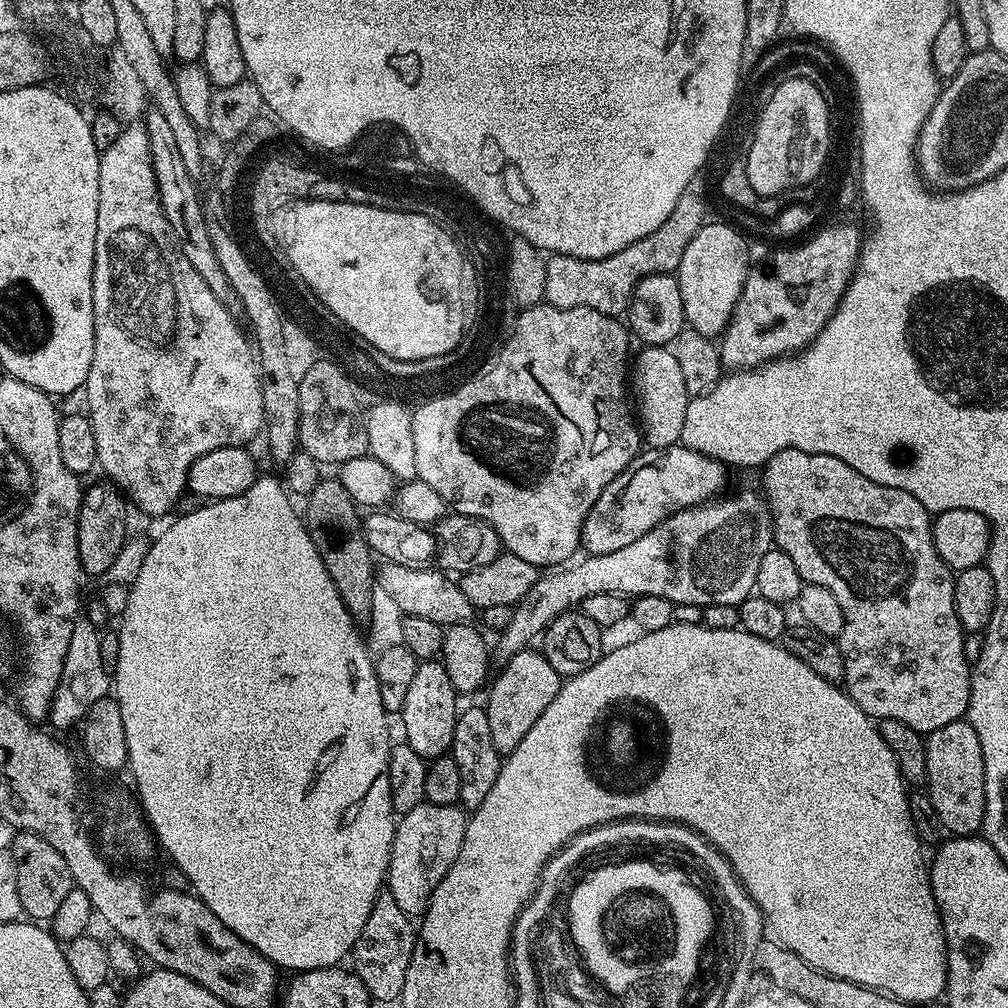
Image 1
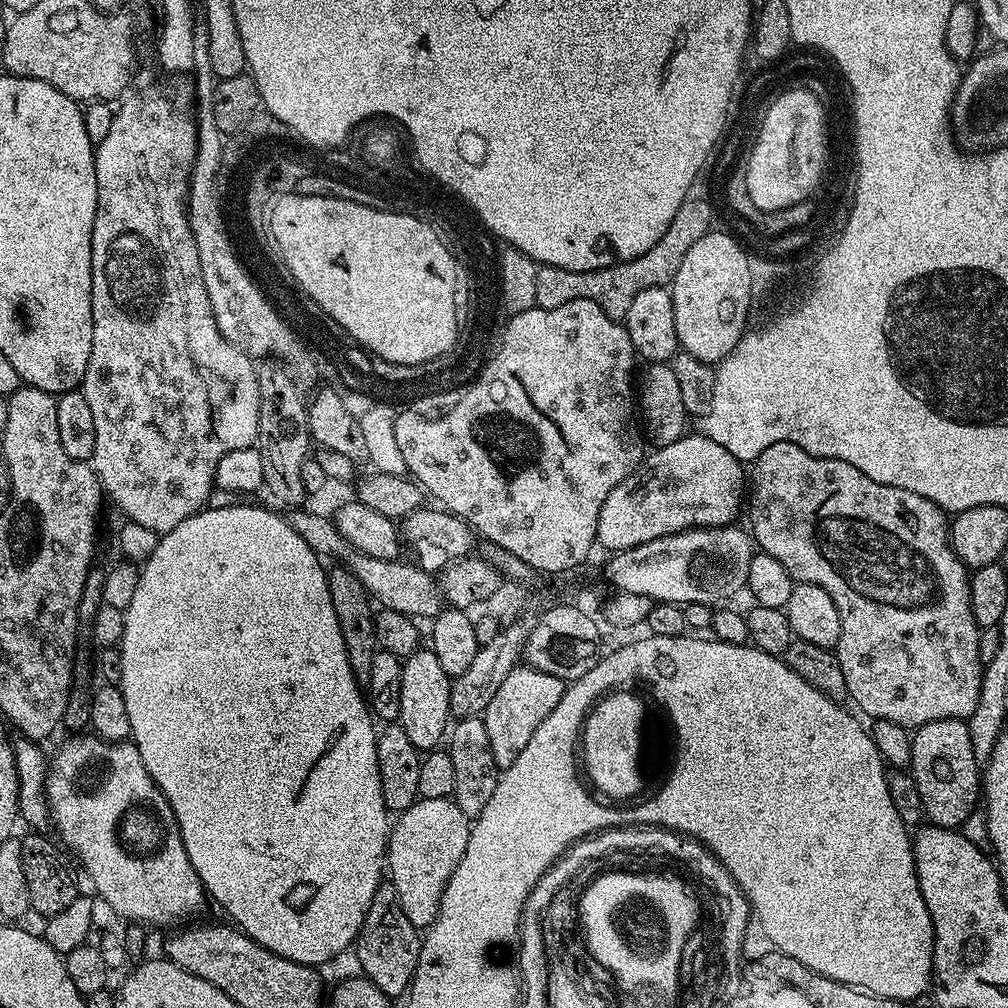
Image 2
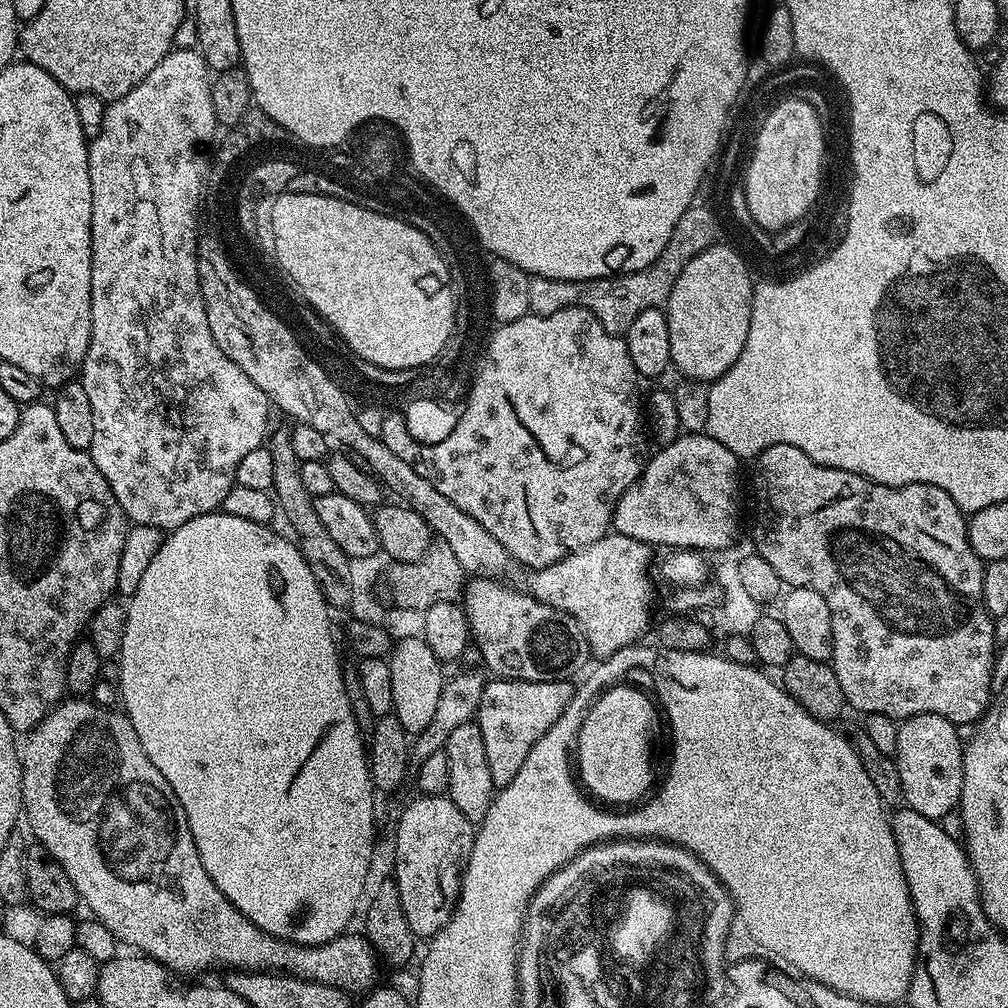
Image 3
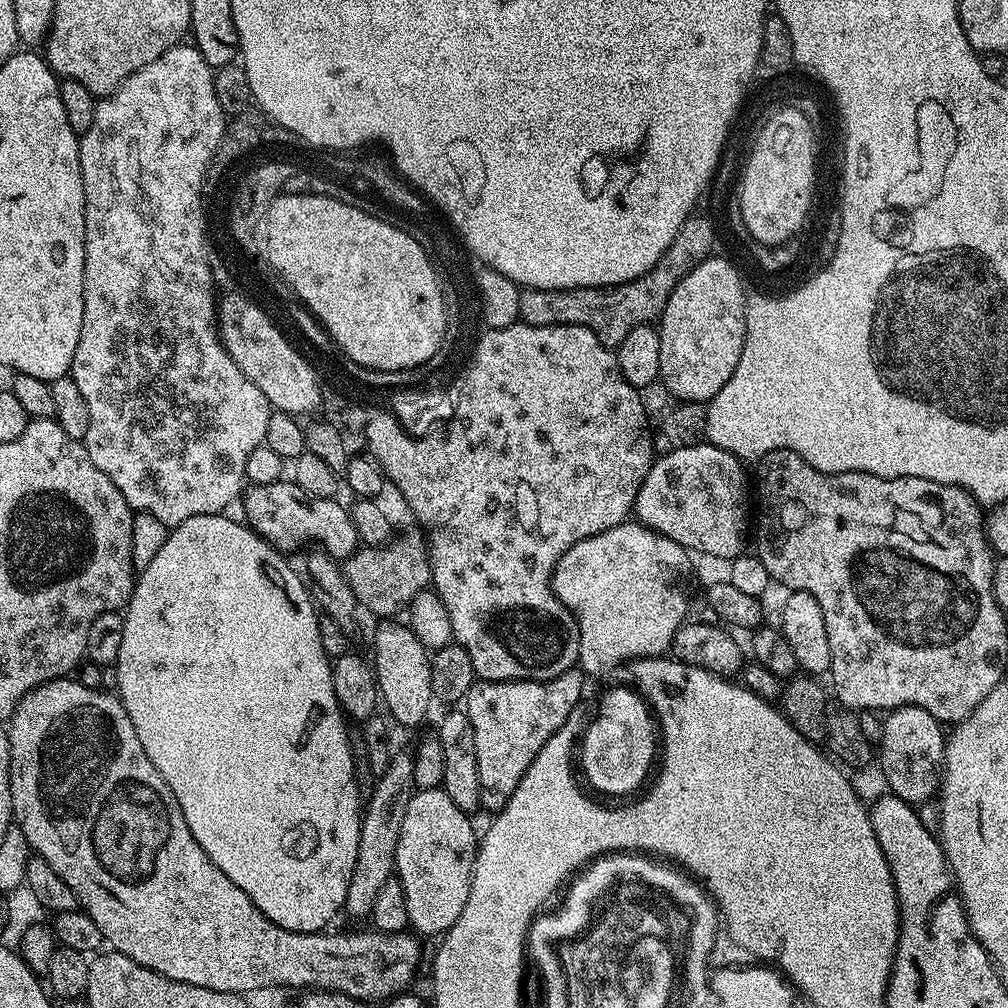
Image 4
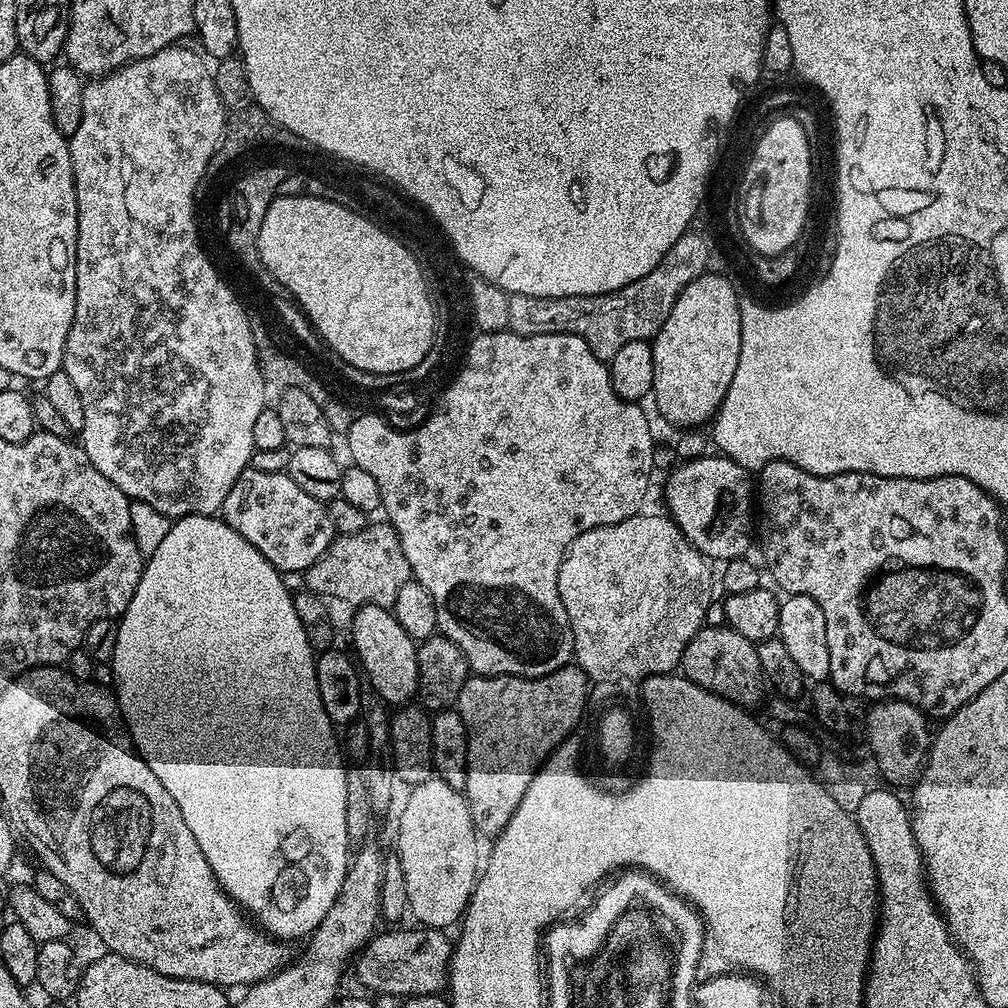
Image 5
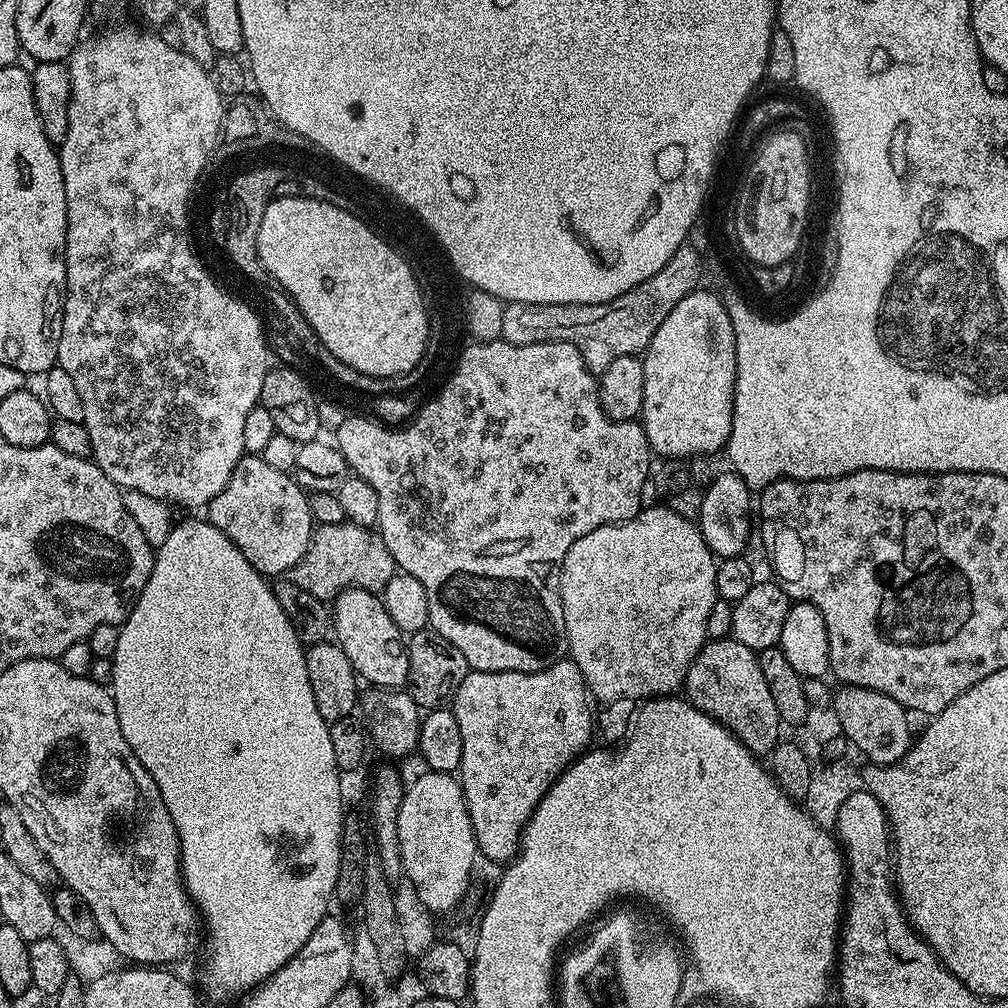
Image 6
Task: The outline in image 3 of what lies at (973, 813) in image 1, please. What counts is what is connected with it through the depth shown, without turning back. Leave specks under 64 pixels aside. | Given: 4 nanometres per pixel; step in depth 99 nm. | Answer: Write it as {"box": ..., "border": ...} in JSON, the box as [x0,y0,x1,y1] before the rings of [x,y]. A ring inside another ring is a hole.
{"box":[894,714,964,822],"border":[[[918,714],[903,721],[897,730],[894,753],[898,778],[902,782],[903,803],[918,814],[937,822],[957,807],[964,781],[964,745],[961,729],[938,714]]]}

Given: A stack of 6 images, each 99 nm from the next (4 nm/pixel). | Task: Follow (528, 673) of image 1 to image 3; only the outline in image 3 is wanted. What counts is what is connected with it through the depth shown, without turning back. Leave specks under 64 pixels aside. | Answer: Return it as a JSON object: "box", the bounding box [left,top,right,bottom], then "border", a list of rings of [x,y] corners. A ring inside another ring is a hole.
{"box":[474,678,576,789],"border":[[[492,678],[485,683],[474,722],[482,730],[486,762],[490,762],[490,778],[494,778],[497,789],[514,782],[514,774],[522,770],[526,754],[534,750],[534,742],[538,742],[558,718],[562,718],[562,710],[570,706],[570,698],[575,692],[576,684],[572,680],[526,682]]]}

